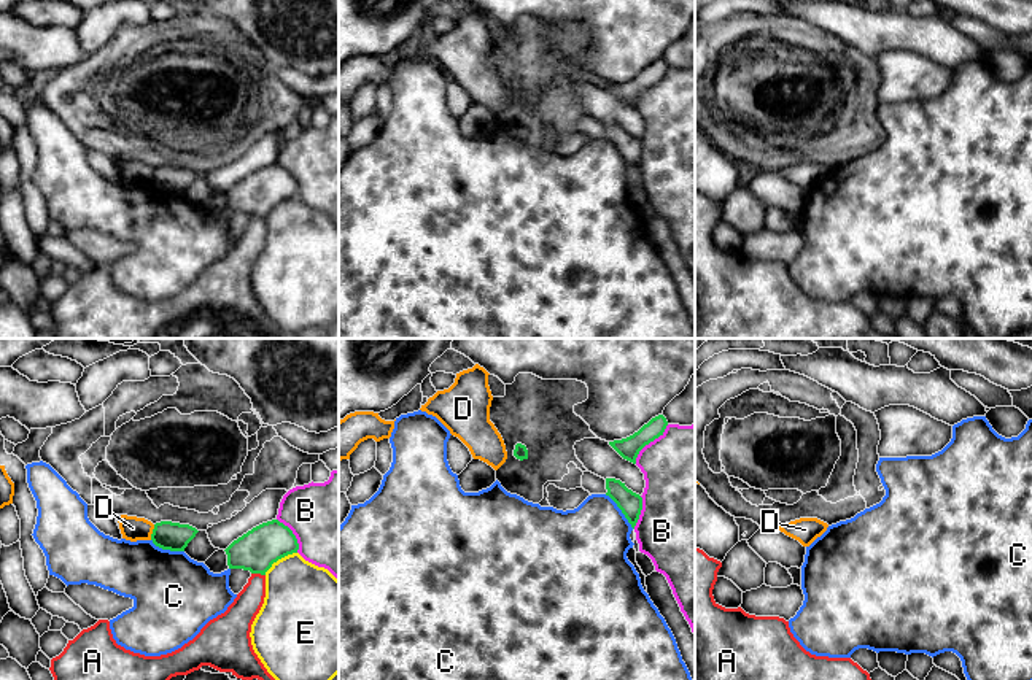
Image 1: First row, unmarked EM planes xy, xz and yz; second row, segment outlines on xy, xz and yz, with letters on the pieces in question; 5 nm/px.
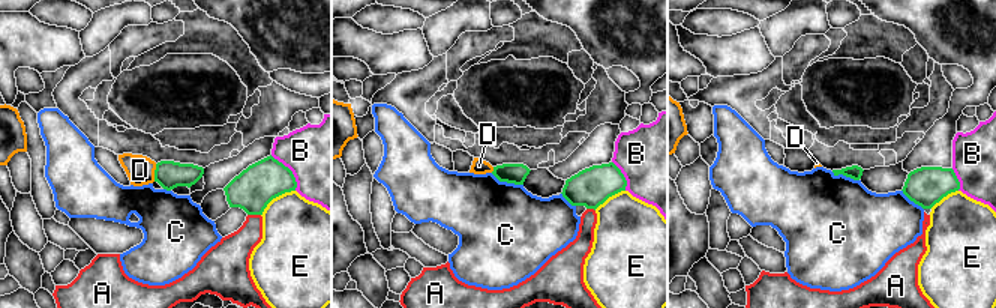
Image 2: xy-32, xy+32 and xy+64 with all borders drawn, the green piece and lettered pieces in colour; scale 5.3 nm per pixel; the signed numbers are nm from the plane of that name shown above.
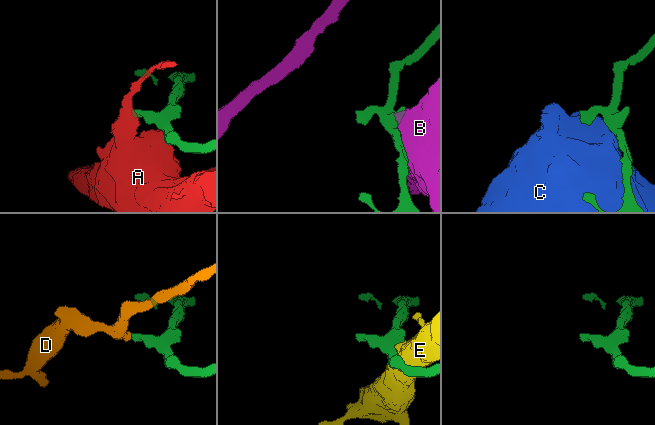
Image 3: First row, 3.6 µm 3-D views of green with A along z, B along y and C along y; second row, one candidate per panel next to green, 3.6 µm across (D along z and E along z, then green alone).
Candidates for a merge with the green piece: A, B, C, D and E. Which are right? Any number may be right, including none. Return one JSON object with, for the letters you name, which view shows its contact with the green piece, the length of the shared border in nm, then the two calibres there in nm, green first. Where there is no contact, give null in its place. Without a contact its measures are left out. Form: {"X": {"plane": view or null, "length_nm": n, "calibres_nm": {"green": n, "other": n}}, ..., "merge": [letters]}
{"merge": []}

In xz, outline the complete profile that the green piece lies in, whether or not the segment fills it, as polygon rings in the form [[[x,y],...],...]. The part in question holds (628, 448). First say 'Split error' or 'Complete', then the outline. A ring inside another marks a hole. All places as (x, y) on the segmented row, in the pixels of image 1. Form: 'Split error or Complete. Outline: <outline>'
Complete. Outline: [[[658,415],[652,418],[647,424],[644,424],[638,432],[633,435],[609,442],[609,445],[627,461],[636,464],[636,458],[639,451],[663,435],[665,429],[668,426],[668,421],[663,415]]]

